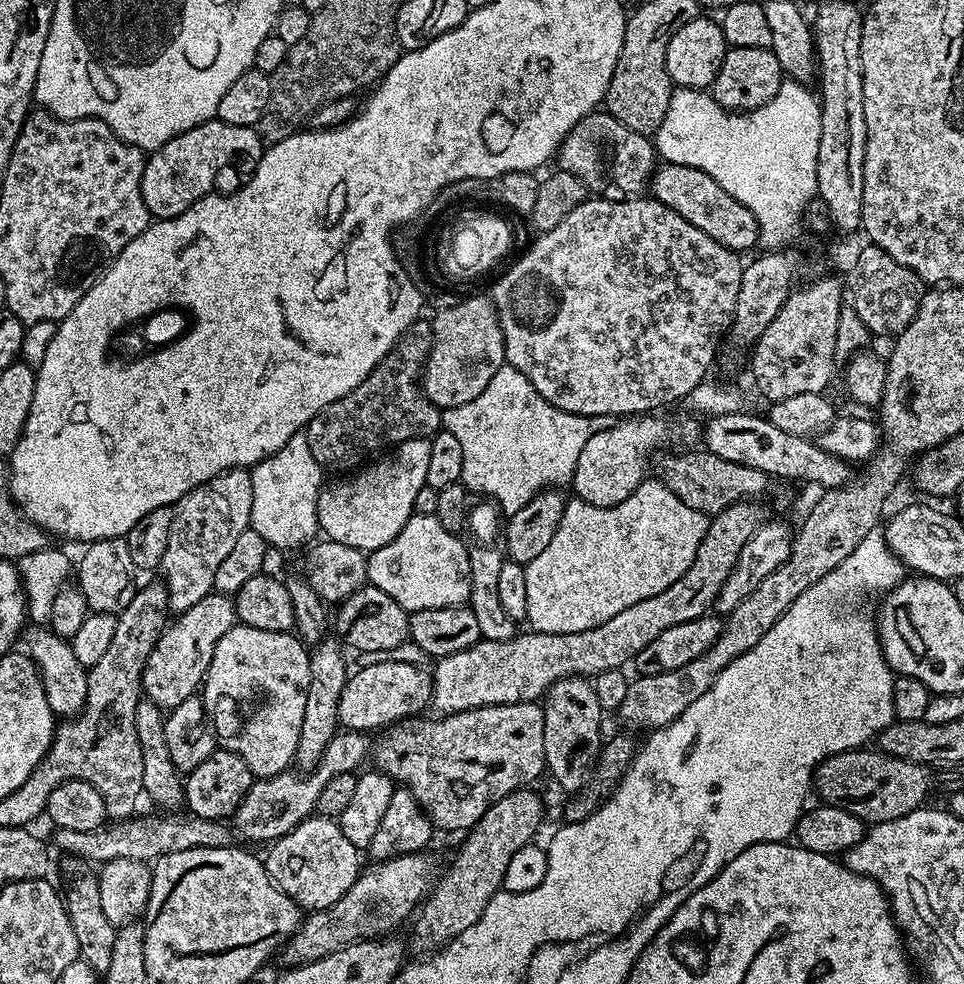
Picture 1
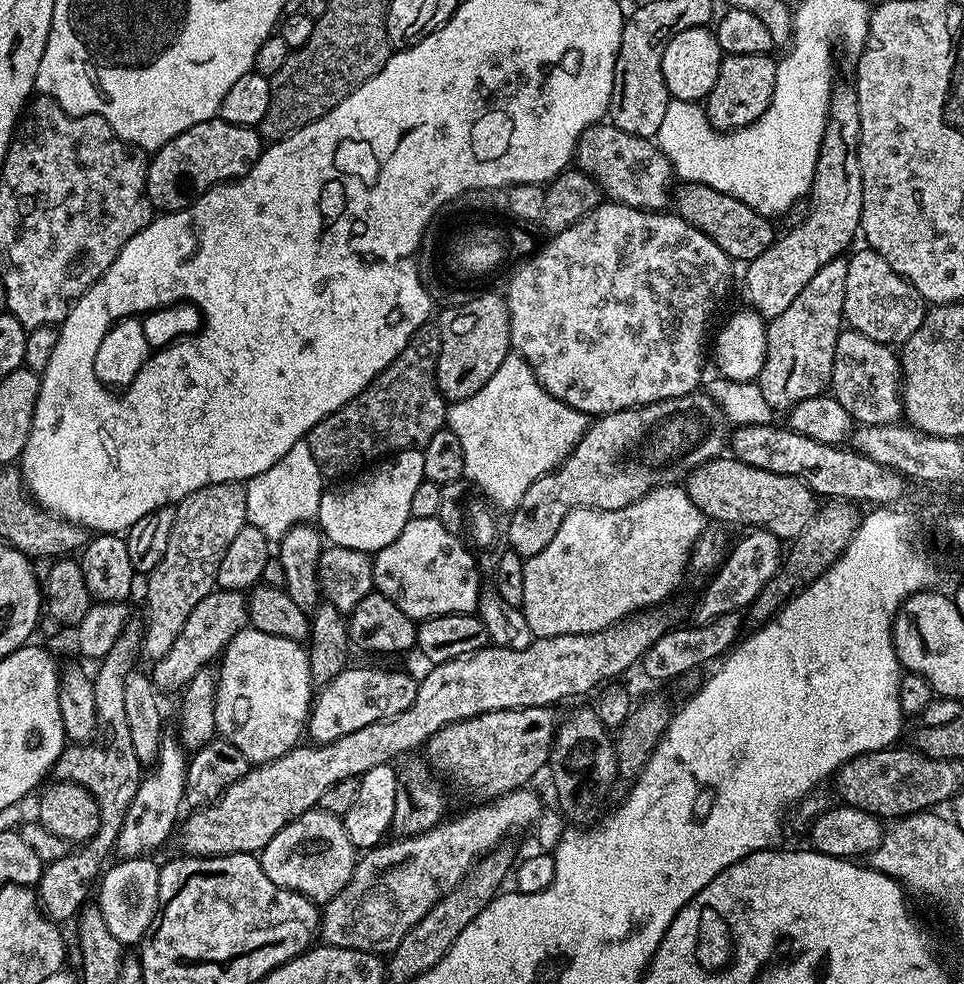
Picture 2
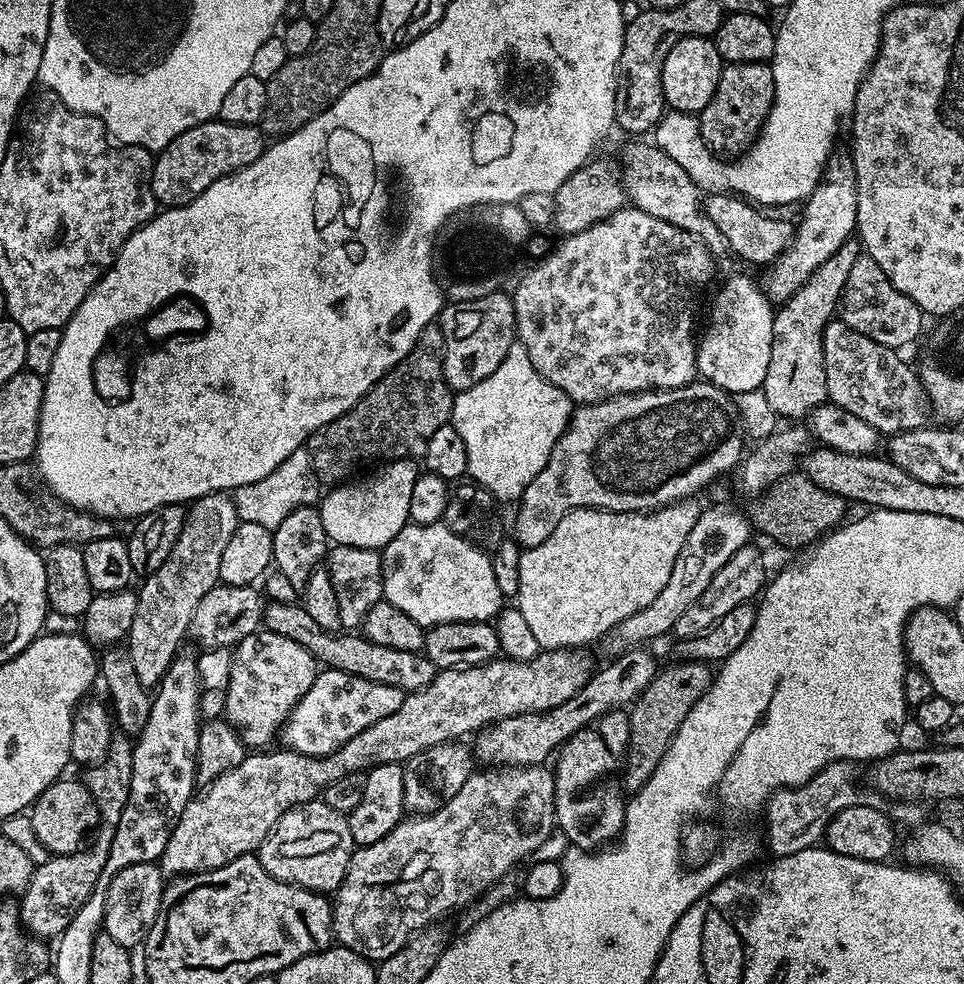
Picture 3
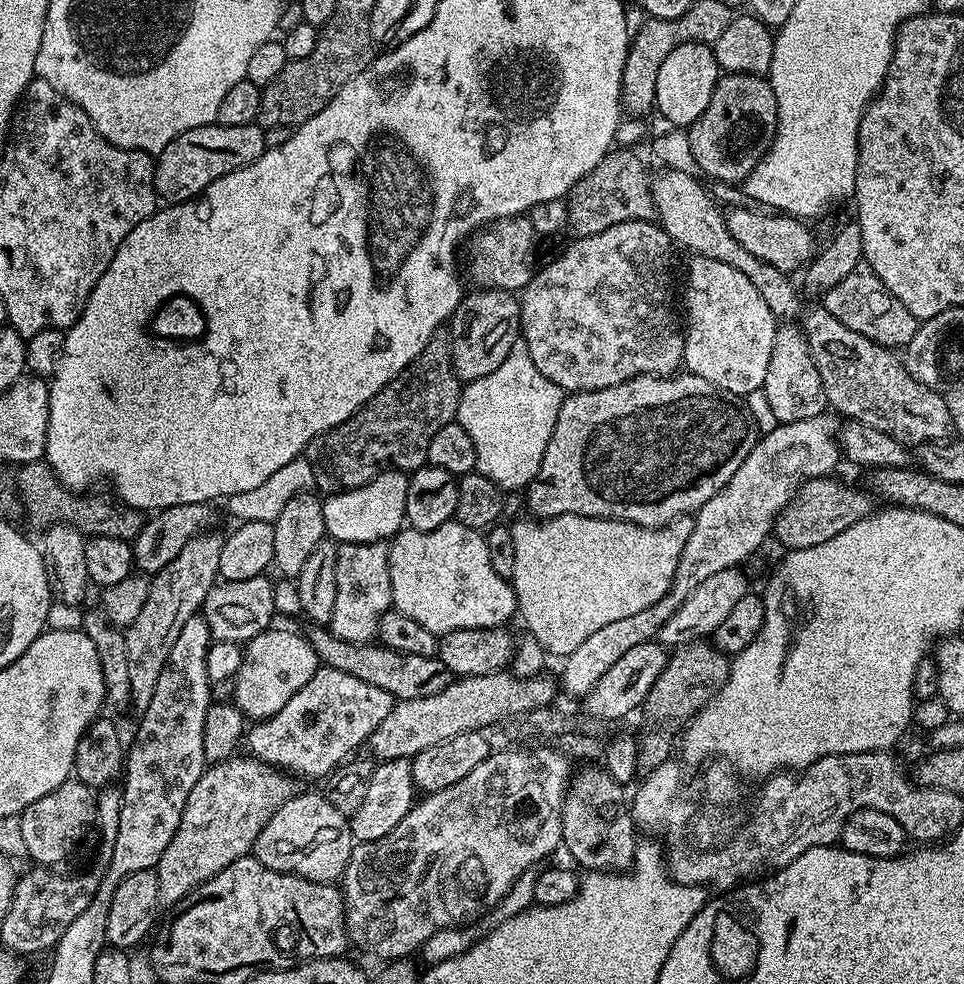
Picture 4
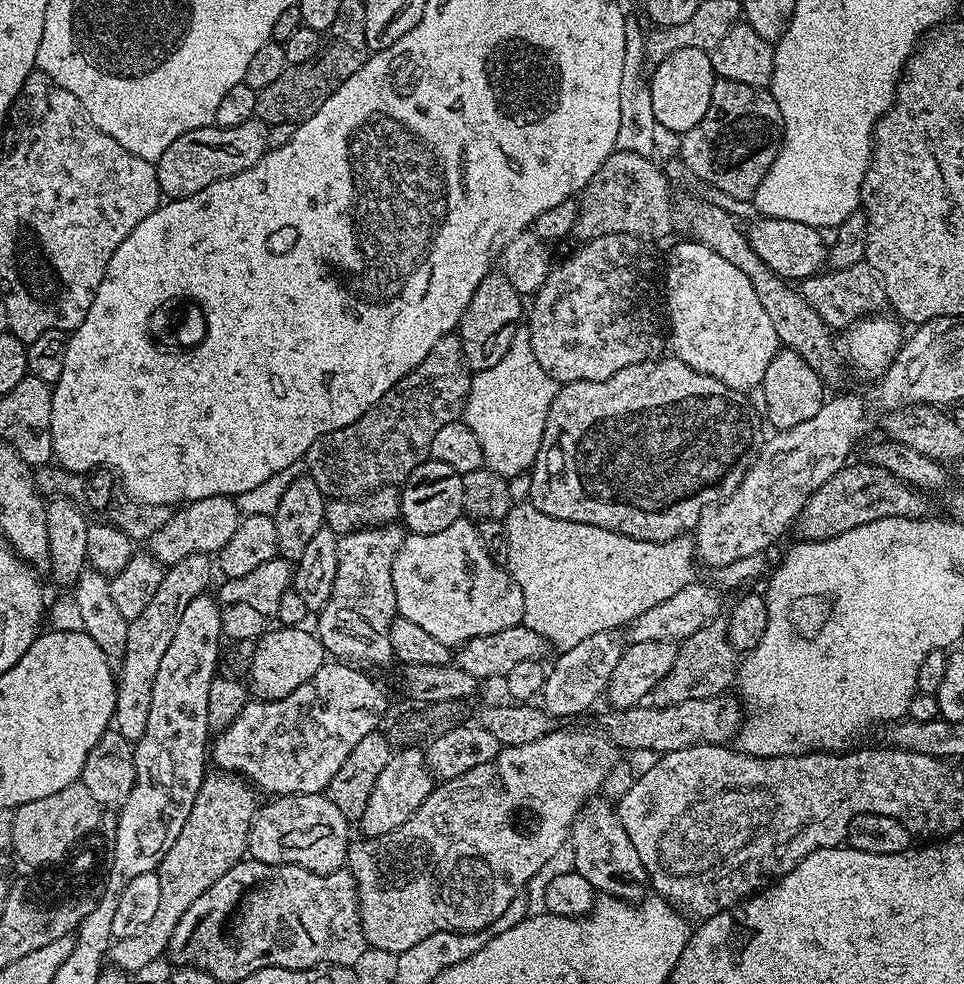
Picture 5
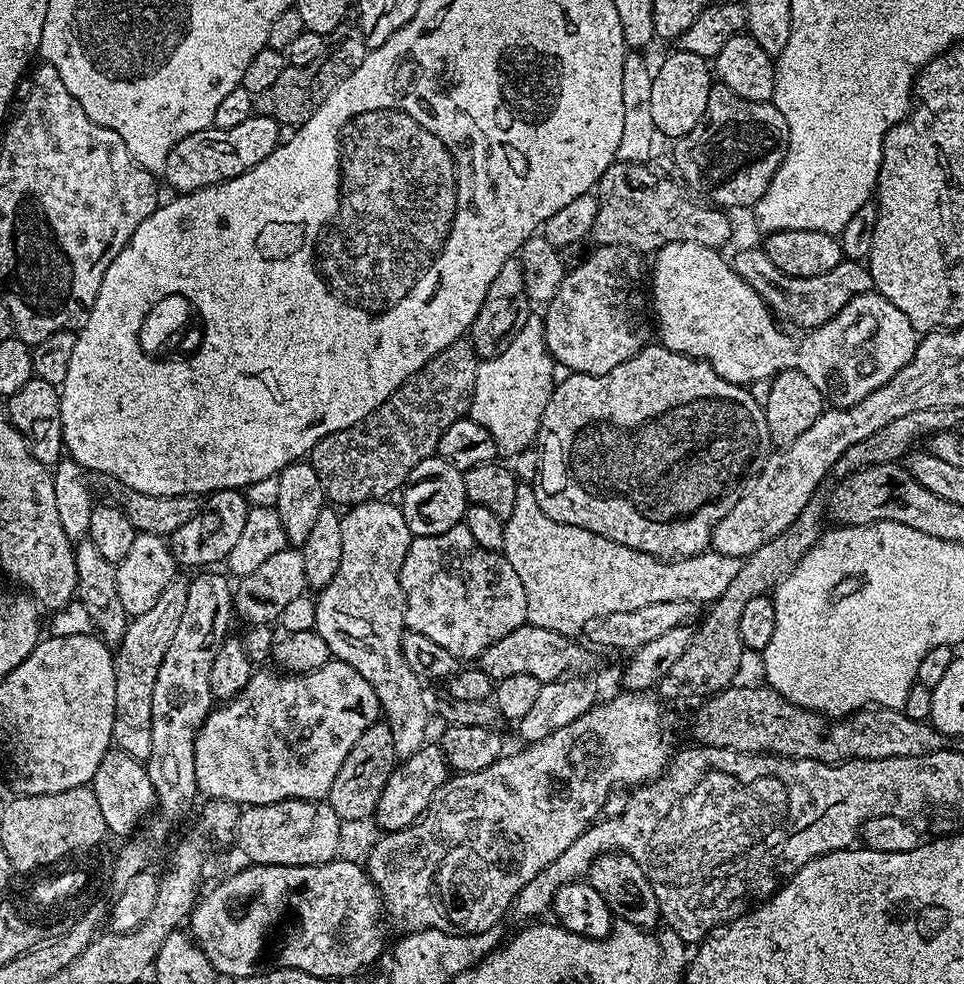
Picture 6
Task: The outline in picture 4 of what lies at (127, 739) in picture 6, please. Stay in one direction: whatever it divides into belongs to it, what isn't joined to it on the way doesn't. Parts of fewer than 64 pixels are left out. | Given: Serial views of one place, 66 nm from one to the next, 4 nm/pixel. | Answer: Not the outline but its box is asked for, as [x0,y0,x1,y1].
[126,531,224,713]

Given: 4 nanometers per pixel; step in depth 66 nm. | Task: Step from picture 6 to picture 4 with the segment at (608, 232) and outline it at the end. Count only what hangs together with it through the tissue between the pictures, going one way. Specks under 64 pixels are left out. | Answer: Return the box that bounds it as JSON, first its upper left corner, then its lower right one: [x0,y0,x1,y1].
[568,147,656,240]

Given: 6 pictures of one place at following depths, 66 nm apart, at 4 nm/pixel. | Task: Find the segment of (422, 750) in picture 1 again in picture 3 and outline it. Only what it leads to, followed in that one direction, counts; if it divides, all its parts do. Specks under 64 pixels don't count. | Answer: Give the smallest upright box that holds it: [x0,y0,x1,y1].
[474,646,658,768]

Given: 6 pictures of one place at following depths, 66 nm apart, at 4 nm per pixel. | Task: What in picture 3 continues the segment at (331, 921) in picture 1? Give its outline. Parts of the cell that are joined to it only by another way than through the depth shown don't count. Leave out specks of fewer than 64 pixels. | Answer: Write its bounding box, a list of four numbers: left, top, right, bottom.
[332,766,556,962]

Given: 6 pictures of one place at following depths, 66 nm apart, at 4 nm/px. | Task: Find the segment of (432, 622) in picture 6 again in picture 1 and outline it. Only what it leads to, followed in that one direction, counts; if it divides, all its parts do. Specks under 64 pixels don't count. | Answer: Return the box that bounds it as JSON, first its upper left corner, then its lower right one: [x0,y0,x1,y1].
[367,515,470,614]

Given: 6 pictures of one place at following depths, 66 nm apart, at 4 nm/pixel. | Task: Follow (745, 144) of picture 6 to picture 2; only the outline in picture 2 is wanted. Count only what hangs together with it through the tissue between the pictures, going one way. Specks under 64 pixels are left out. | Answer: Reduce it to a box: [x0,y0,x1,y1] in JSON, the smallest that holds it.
[706,52,776,130]

